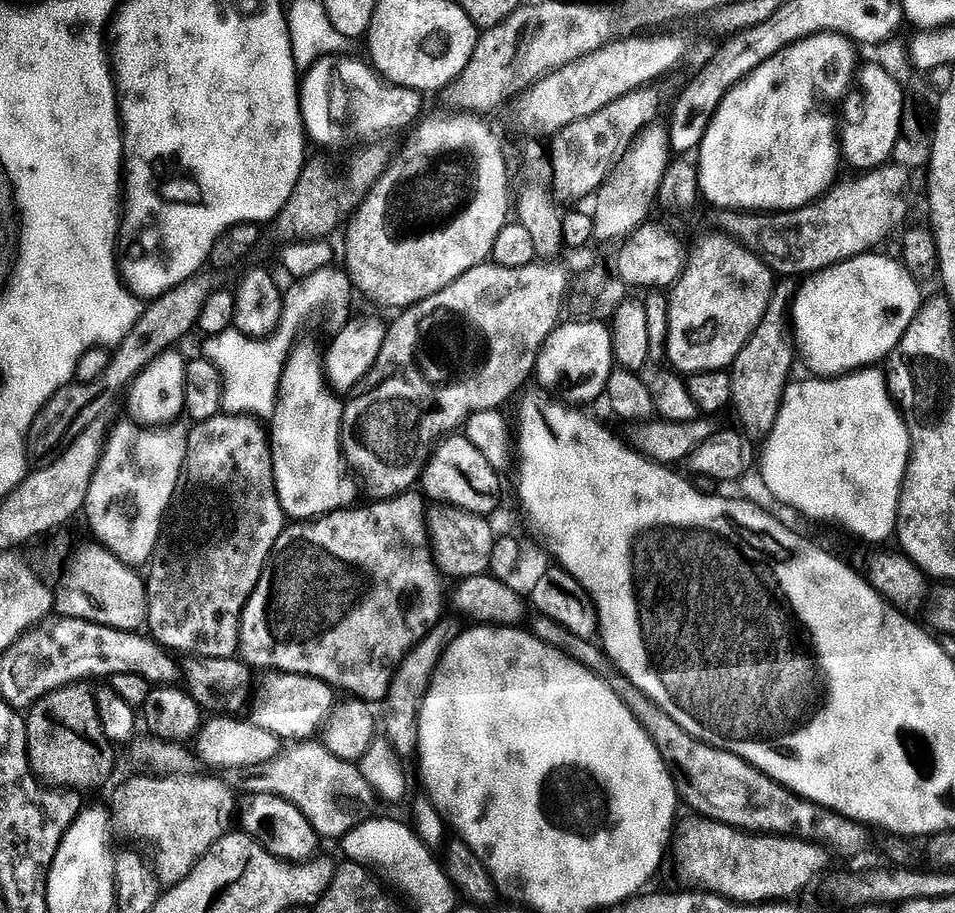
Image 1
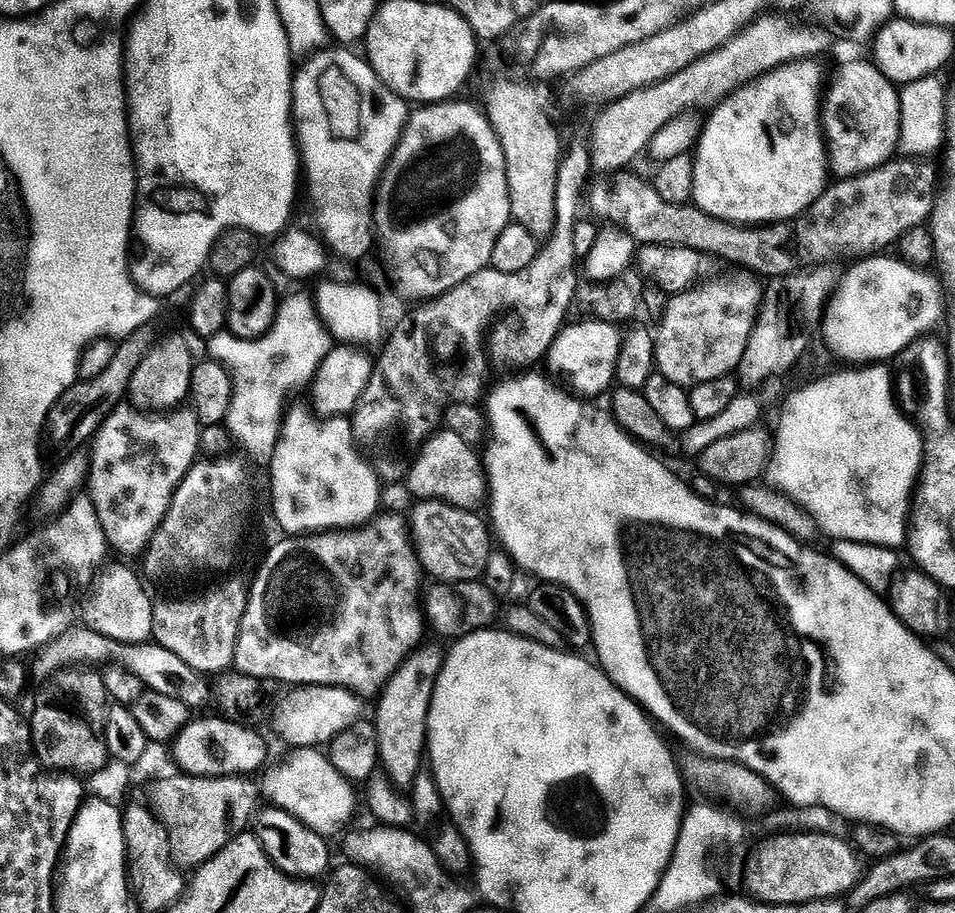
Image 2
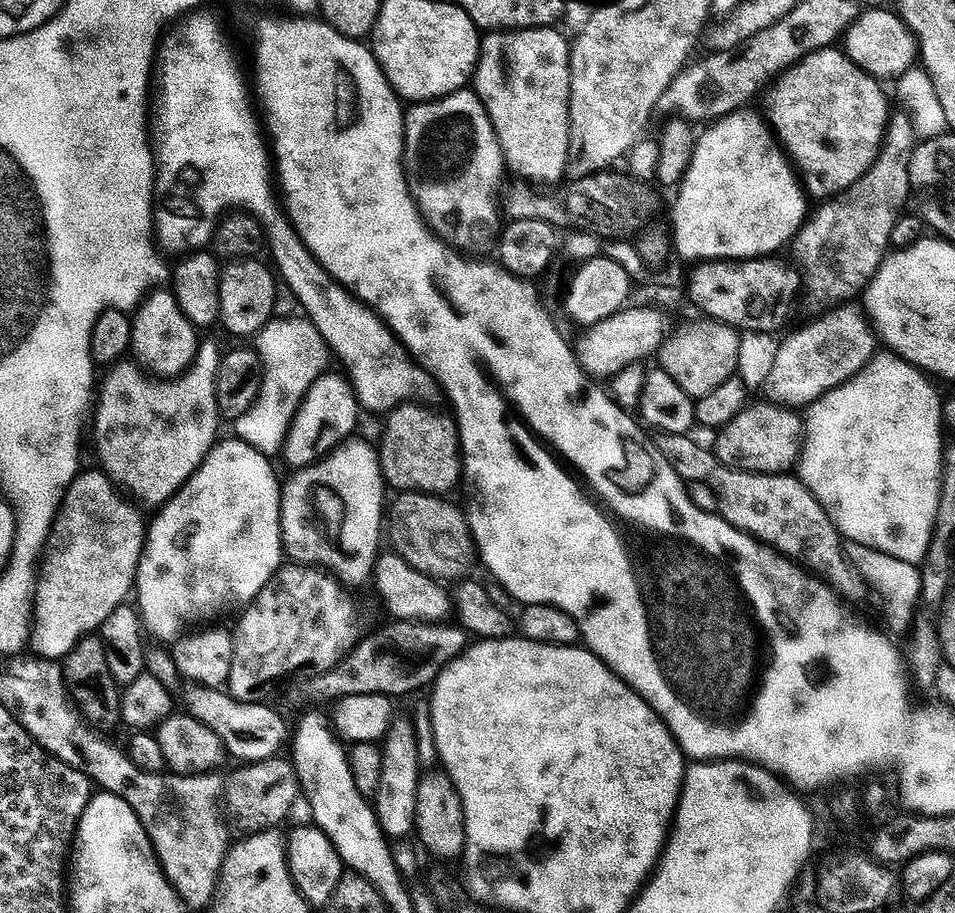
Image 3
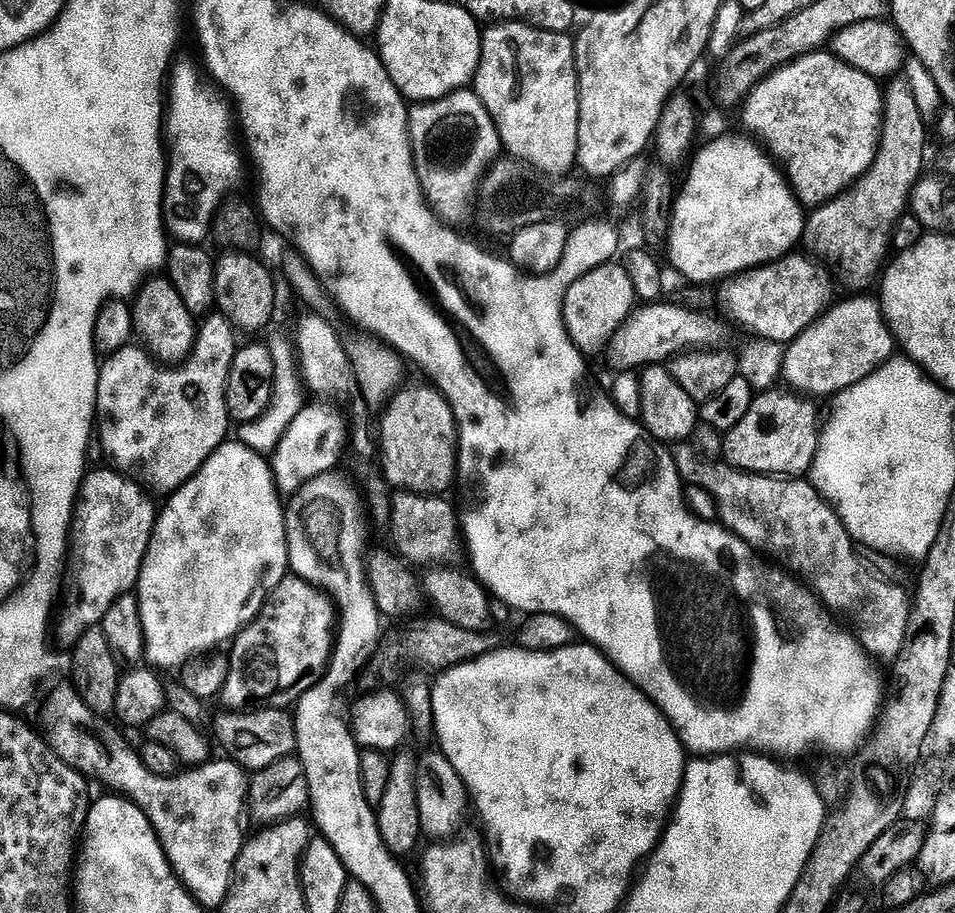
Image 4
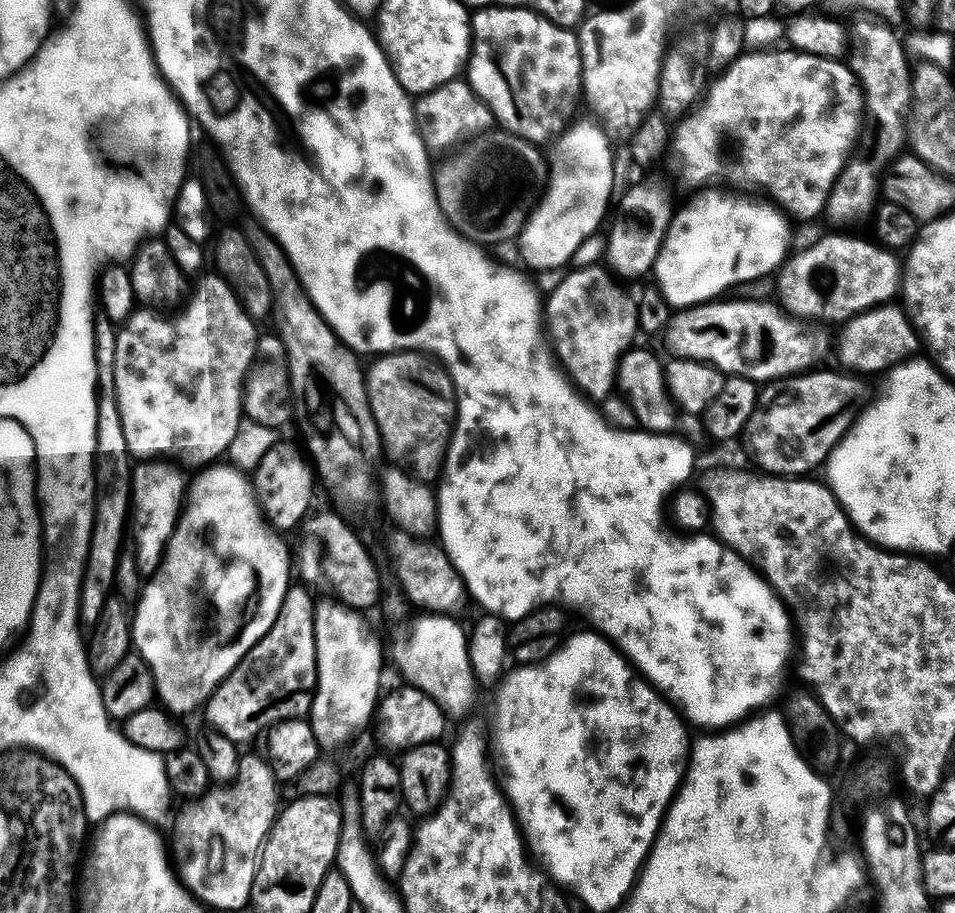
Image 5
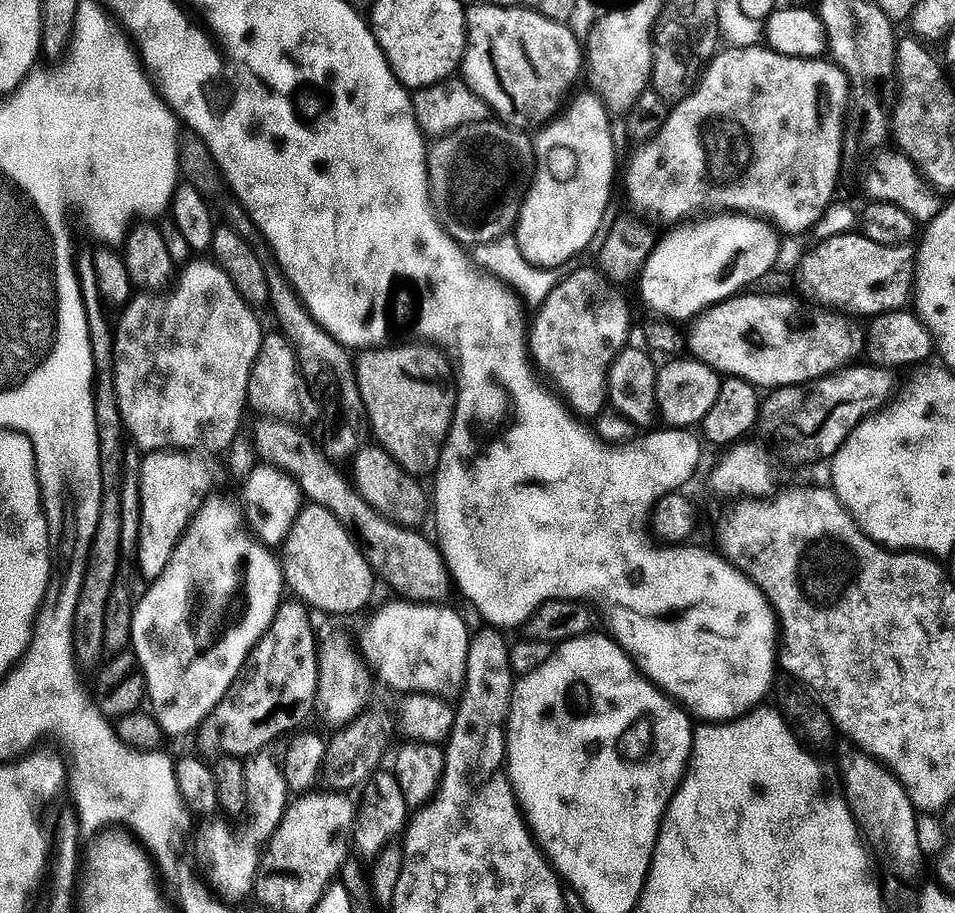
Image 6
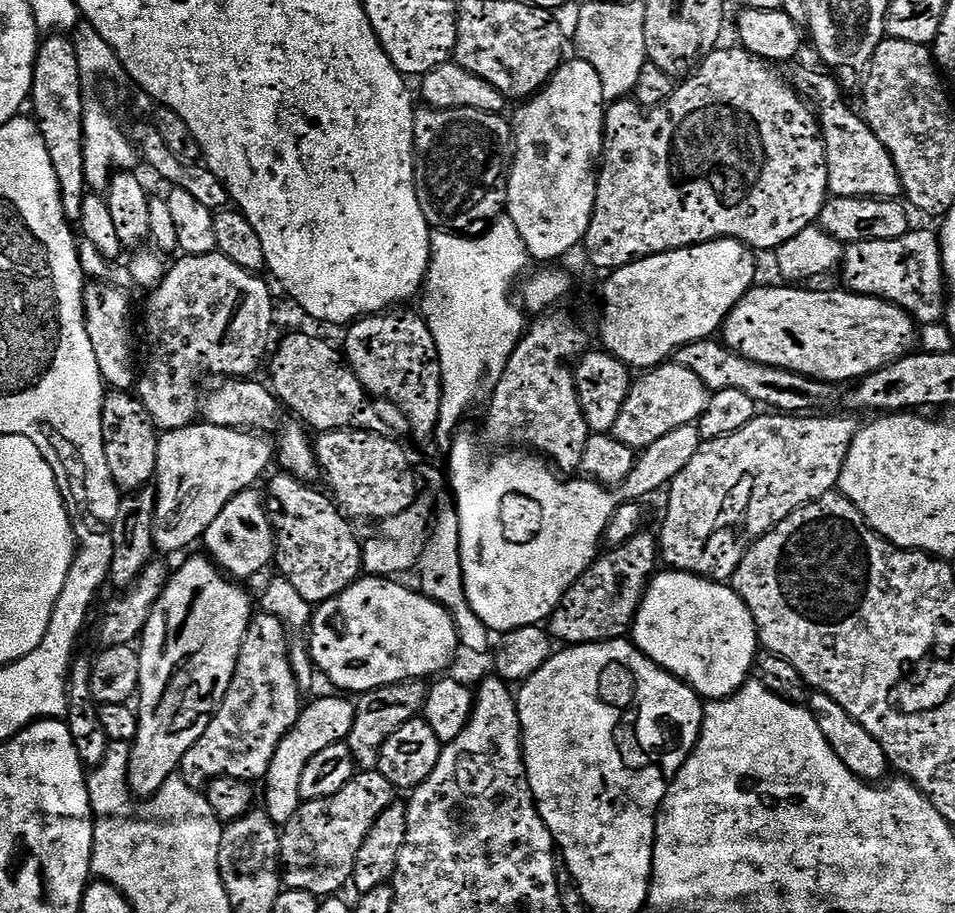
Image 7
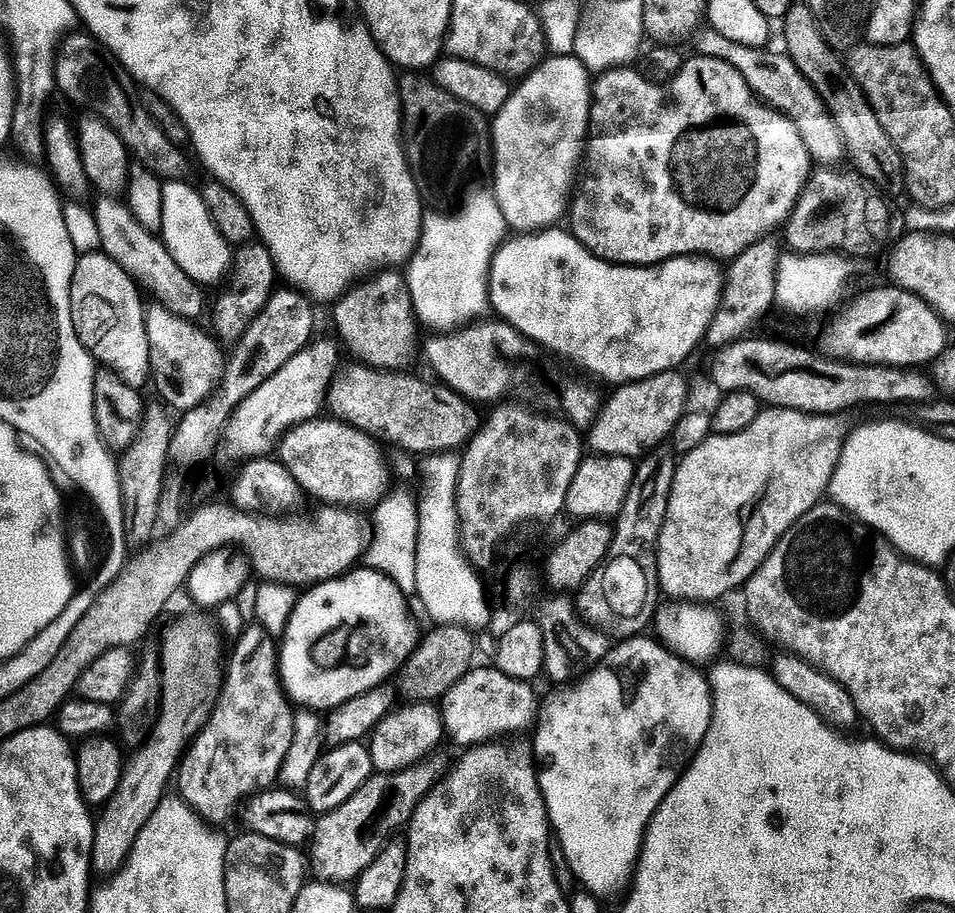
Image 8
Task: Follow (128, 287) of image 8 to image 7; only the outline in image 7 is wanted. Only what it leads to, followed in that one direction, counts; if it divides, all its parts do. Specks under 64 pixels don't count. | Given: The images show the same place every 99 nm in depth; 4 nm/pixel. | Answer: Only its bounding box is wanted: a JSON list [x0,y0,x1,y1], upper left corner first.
[84,282,136,391]

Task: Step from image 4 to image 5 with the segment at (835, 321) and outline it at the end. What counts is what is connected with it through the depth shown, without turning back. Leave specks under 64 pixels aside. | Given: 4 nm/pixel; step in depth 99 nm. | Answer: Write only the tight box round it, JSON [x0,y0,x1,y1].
[838,305,922,374]

